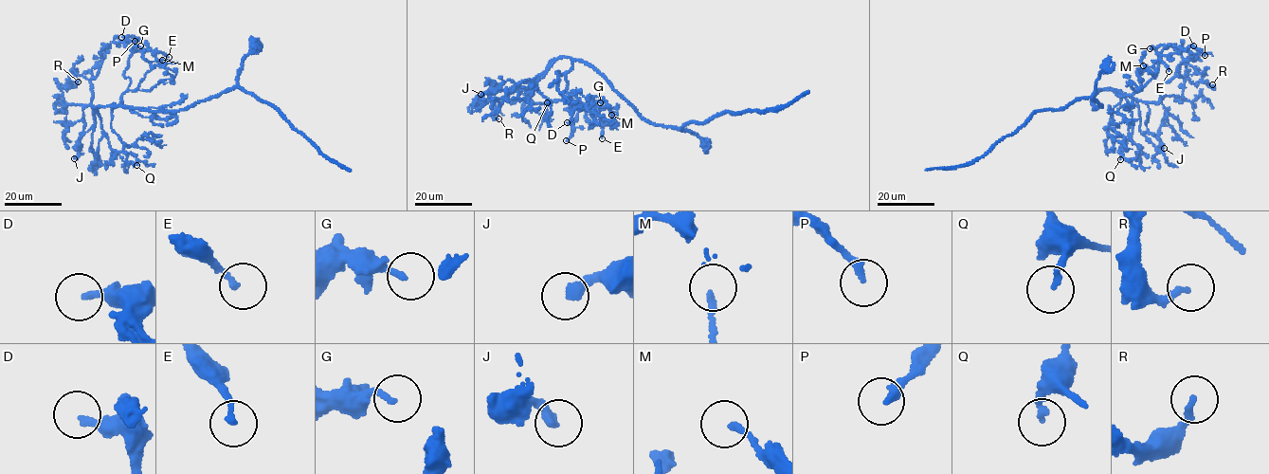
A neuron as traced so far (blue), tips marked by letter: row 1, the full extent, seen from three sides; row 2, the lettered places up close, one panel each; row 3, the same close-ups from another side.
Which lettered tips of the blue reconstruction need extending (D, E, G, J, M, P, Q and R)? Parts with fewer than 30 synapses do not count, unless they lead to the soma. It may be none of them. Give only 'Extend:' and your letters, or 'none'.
Extend: none

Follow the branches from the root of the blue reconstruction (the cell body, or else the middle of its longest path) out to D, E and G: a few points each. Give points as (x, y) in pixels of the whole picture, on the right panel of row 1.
D: (1097, 107), (1092, 102), (1098, 91), (1131, 96), (1157, 73), (1158, 55), (1163, 50), (1193, 45)
E: (1097, 107), (1092, 102), (1098, 91), (1131, 96), (1141, 88), (1141, 72), (1159, 60), (1169, 71)
G: (1097, 107), (1092, 102), (1098, 91), (1131, 96), (1154, 77), (1159, 57), (1150, 48)

